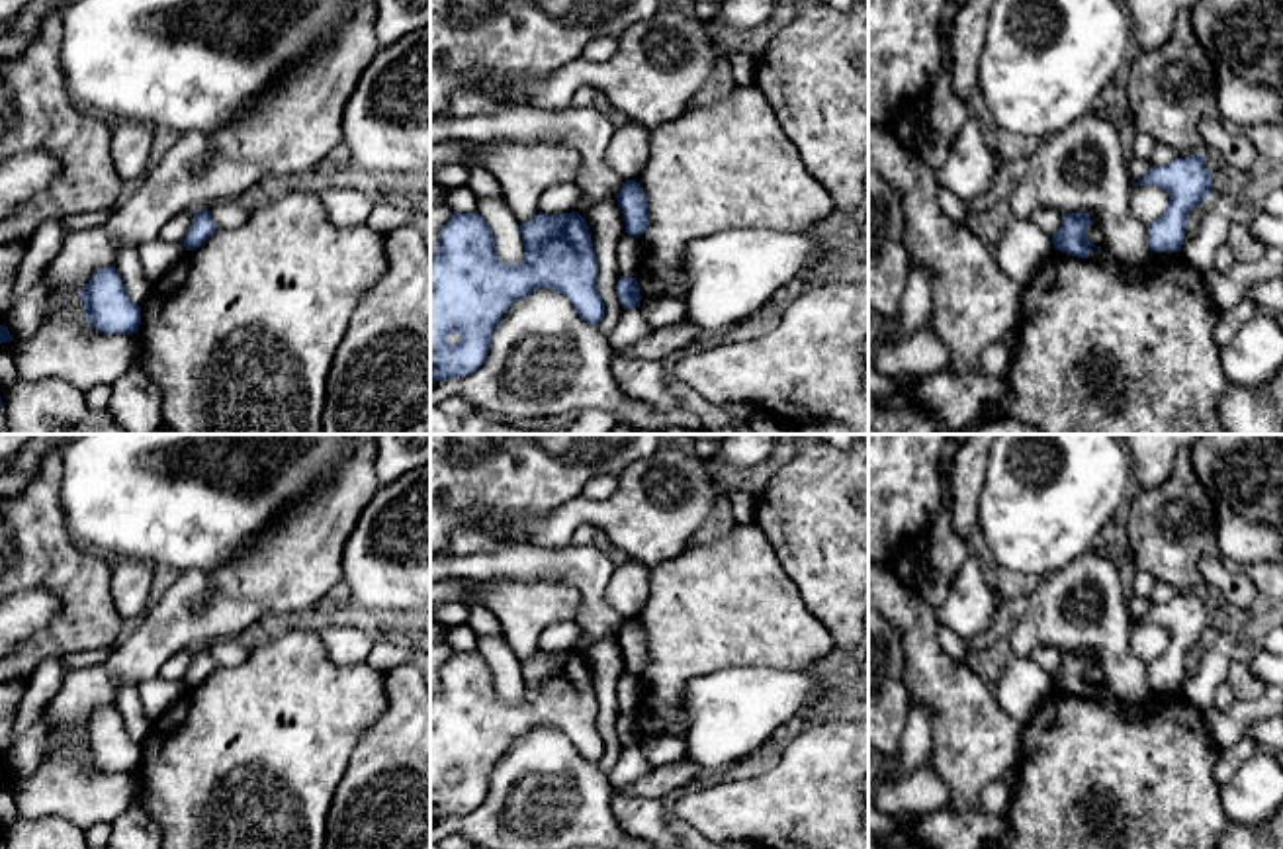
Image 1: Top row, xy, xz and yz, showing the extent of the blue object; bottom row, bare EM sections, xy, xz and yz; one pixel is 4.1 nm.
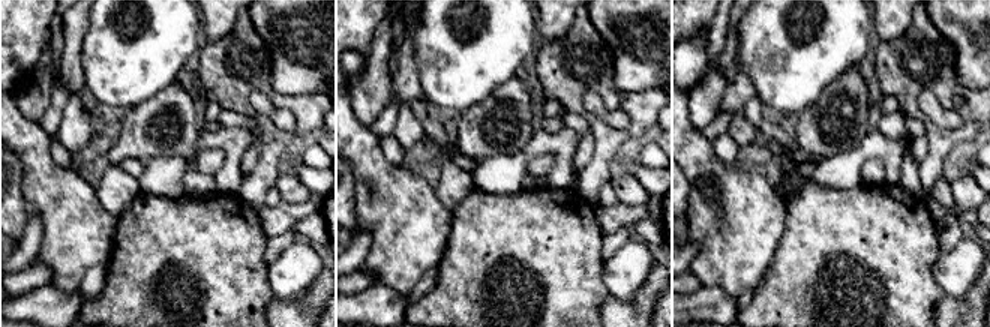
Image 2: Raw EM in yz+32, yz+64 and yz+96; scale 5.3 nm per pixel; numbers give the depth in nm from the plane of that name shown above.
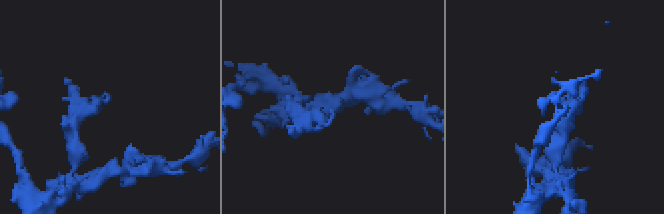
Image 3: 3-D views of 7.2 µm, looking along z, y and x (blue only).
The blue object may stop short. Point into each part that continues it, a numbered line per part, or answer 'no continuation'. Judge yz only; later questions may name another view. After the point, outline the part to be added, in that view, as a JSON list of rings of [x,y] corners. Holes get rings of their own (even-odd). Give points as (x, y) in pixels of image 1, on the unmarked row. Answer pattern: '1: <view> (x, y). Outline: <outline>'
no continuation

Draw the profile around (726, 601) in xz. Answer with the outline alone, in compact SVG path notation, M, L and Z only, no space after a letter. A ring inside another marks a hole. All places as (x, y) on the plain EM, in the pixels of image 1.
M755 522L724 524L692 544L683 556L651 569L649 599L636 620L643 626L649 663L640 673L642 698L634 714L643 741L663 734L686 736L688 714L681 694L694 677L728 667L808 669L835 649L825 624L804 604L794 581L782 569L771 542Z

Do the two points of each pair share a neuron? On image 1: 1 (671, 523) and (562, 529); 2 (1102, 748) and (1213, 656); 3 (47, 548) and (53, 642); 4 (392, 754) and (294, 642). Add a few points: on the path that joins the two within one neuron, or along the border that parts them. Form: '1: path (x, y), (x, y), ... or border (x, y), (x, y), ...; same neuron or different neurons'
1: path (644, 517), (589, 515); same neuron
2: border (1186, 697), (1203, 713); different neurons
3: path (67, 572), (71, 576), (71, 619); same neuron
4: border (386, 683), (386, 709), (358, 740), (347, 765); different neurons

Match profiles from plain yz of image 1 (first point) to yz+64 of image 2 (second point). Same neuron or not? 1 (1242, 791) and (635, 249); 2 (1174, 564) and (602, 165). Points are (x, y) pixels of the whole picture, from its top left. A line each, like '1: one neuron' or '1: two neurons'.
1: one neuron
2: one neuron

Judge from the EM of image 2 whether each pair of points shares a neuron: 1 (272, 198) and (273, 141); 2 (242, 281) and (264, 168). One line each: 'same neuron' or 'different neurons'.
1: different neurons
2: different neurons

